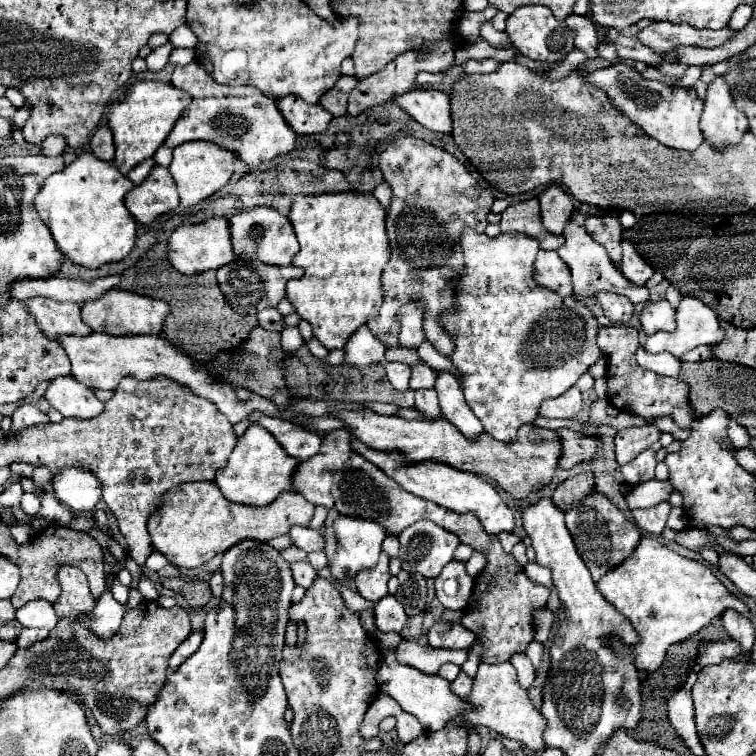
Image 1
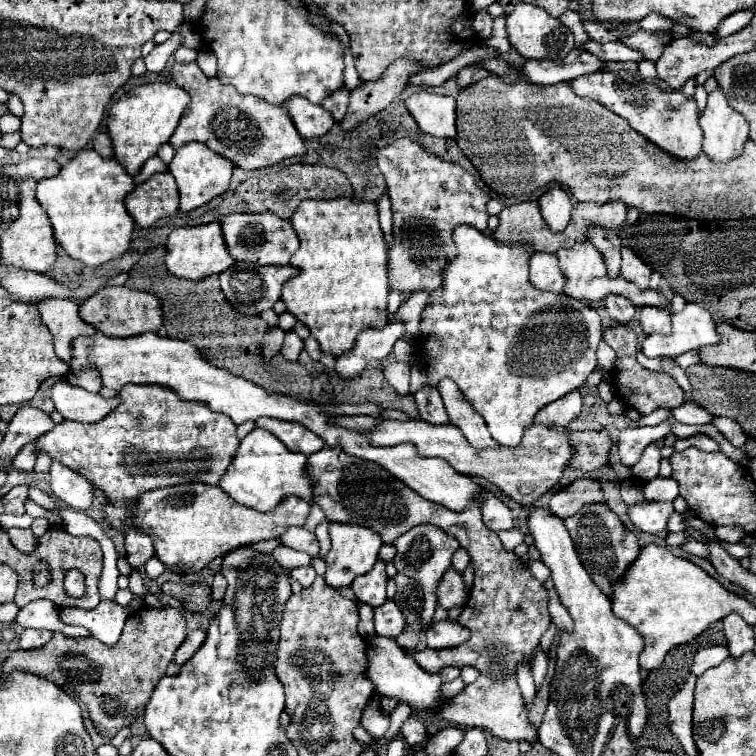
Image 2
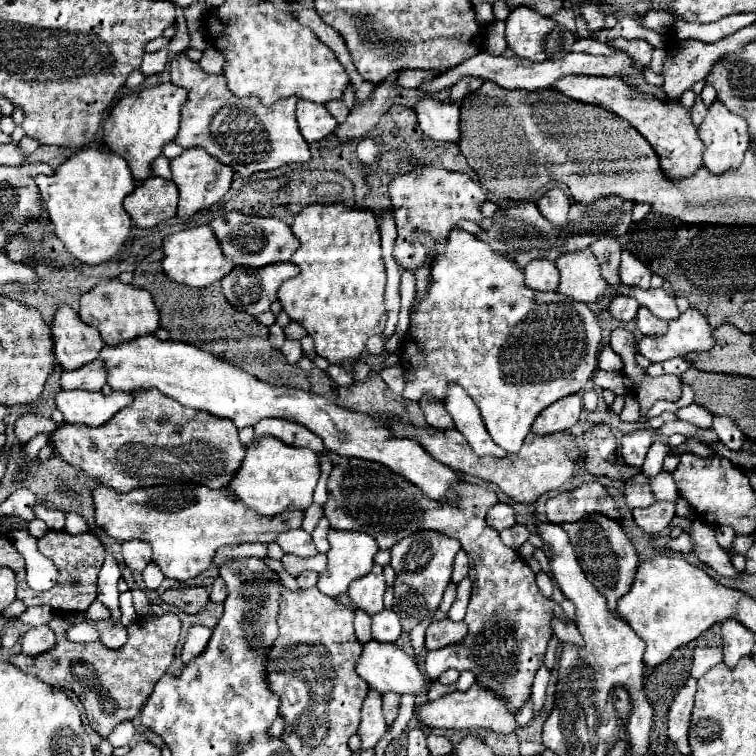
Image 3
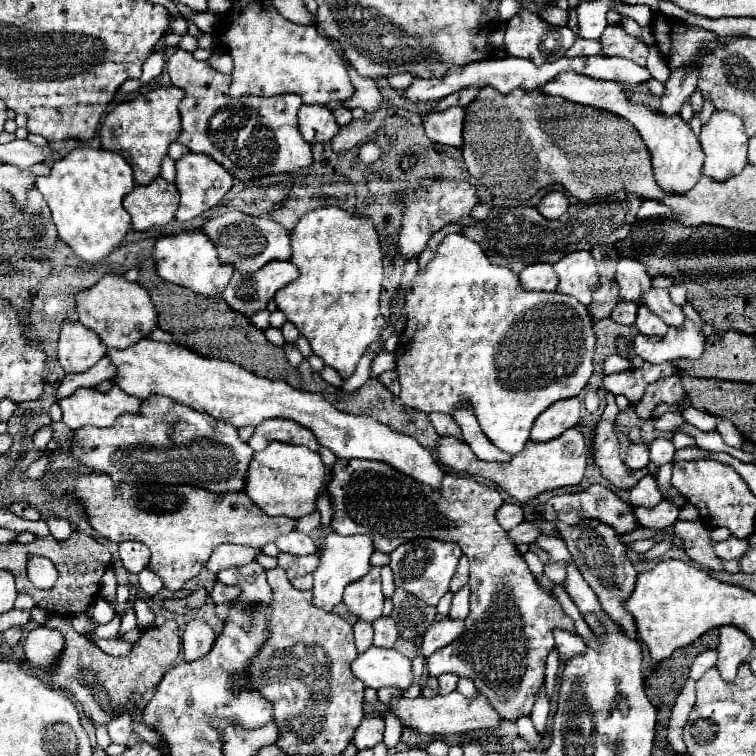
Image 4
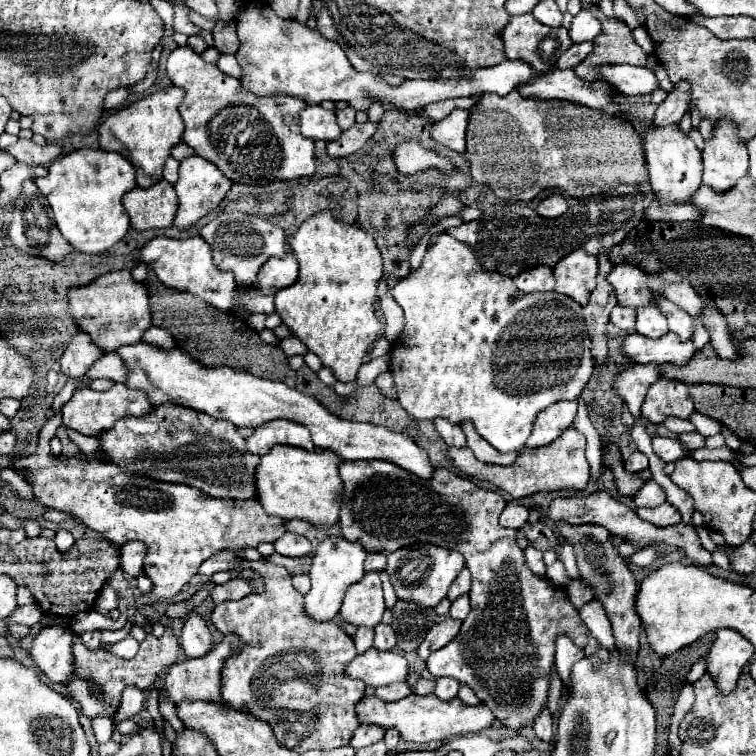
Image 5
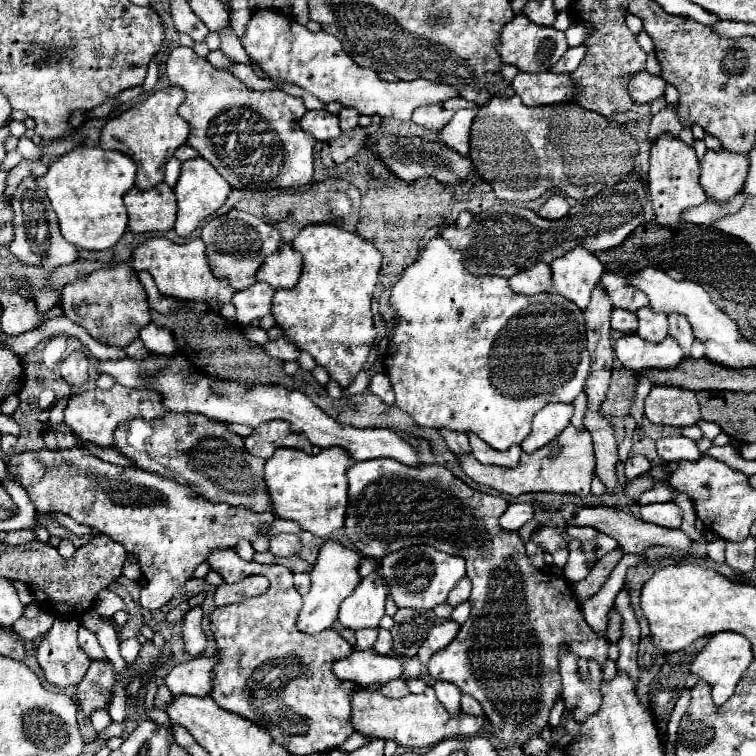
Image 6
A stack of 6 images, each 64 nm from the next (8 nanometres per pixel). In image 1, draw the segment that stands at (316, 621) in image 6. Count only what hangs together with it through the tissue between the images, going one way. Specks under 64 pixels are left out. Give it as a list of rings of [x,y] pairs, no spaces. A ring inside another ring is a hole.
[[[340,516],[334,520],[332,528],[336,534],[338,552],[328,560],[328,568],[334,580],[350,580],[360,570],[372,568],[378,562],[380,546],[386,538],[380,524],[362,518]]]

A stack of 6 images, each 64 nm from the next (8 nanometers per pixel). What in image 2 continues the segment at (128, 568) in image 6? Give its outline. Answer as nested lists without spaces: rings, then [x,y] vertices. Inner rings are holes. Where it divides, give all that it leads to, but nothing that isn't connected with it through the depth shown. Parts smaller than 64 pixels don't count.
[[[130,526],[126,530],[126,560],[130,562],[132,568],[142,568],[152,556],[154,556],[154,548],[152,542],[146,534],[140,534],[136,526]]]

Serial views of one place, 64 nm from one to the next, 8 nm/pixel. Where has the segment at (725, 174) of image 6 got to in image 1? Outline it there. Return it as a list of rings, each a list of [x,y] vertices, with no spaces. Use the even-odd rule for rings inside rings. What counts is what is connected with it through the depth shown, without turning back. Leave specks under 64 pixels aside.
[[[716,76],[716,80],[708,86],[700,126],[704,140],[710,142],[710,146],[716,146],[716,150],[738,144],[742,134],[748,130],[748,118],[736,108],[730,88],[722,76]]]

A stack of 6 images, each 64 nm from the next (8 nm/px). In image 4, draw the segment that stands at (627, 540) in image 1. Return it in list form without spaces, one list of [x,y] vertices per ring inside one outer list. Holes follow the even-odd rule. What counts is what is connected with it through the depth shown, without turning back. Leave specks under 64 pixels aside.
[[[584,520],[584,522],[576,524],[576,526],[558,524],[556,528],[560,532],[560,538],[568,544],[568,550],[572,554],[574,564],[578,566],[584,580],[590,584],[590,588],[598,596],[598,600],[602,604],[602,610],[606,610],[606,614],[614,620],[614,624],[628,638],[636,640],[638,634],[636,634],[634,618],[630,618],[628,610],[624,608],[626,598],[634,592],[634,586],[636,586],[636,570],[634,570],[632,562],[628,560],[626,546],[620,542],[616,530],[606,526],[604,522],[598,522],[598,520]]]

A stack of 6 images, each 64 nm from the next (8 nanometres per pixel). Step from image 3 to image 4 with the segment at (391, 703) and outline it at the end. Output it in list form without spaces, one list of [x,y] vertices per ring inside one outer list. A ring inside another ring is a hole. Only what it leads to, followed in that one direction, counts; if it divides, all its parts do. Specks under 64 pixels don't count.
[[[386,714],[384,722],[386,722],[384,744],[386,744],[388,748],[394,748],[394,746],[398,744],[398,740],[400,740],[400,734],[402,734],[402,724],[400,724],[400,722],[398,722],[398,718],[396,718],[396,716],[392,716],[392,714]]]

